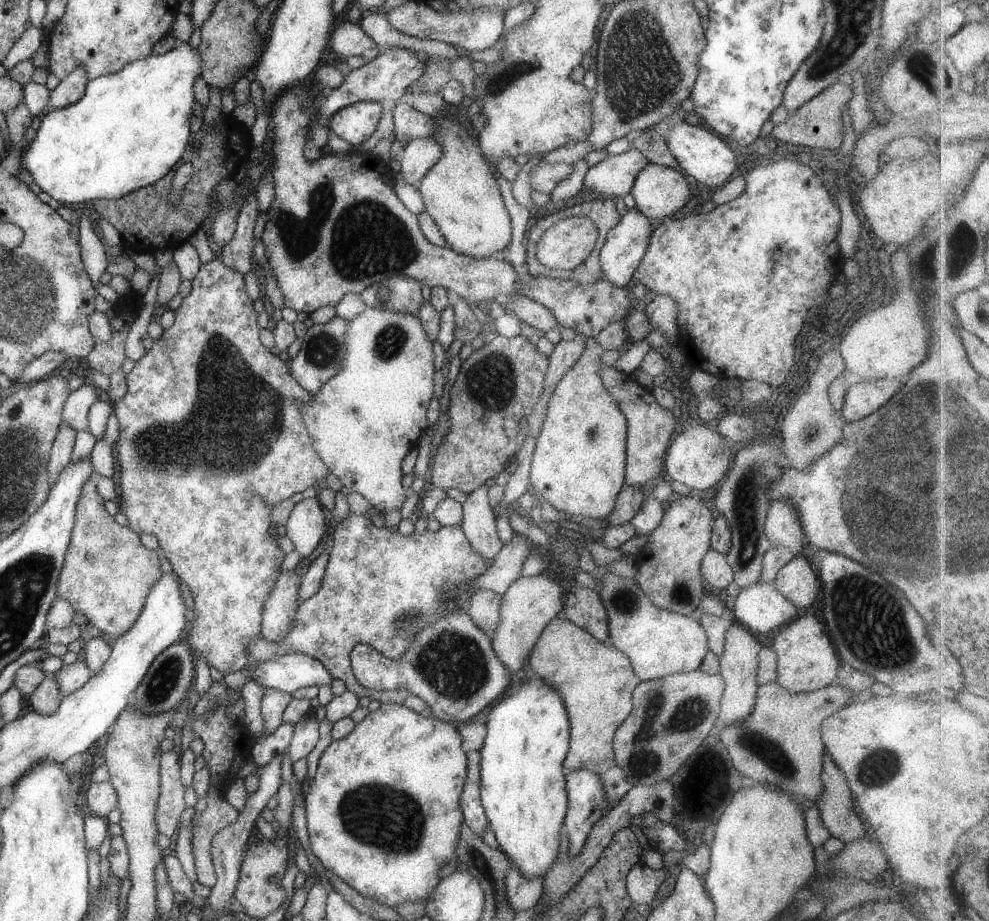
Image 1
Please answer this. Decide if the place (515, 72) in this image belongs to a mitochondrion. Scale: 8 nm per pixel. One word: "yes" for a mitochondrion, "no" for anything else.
yes

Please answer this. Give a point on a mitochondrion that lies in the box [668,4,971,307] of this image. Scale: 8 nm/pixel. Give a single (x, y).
(923, 67)

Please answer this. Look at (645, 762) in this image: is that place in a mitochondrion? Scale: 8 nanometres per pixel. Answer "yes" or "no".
yes

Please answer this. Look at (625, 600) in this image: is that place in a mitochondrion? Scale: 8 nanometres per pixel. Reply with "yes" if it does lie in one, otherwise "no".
yes

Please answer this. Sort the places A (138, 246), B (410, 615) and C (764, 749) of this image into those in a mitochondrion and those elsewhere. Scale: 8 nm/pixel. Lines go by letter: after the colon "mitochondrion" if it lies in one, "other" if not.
A: other
B: mitochondrion
C: mitochondrion

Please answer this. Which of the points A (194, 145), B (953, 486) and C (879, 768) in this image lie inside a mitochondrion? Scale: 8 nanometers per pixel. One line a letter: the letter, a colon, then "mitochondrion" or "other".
A: other
B: mitochondrion
C: mitochondrion

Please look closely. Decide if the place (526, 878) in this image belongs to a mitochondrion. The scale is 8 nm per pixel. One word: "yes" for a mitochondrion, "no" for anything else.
no

